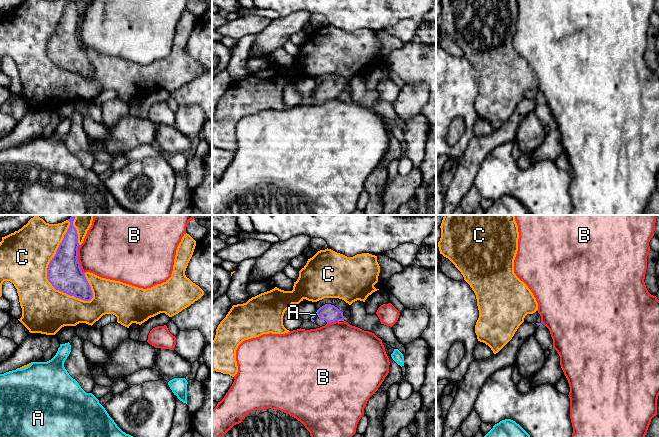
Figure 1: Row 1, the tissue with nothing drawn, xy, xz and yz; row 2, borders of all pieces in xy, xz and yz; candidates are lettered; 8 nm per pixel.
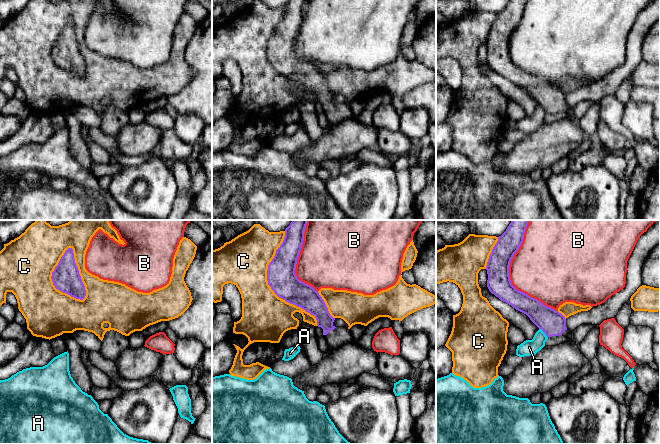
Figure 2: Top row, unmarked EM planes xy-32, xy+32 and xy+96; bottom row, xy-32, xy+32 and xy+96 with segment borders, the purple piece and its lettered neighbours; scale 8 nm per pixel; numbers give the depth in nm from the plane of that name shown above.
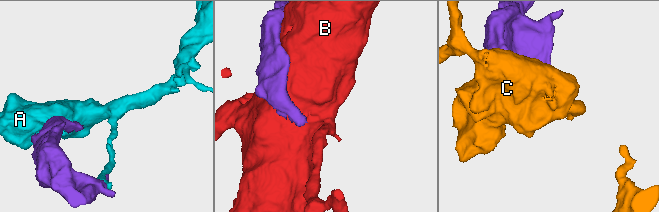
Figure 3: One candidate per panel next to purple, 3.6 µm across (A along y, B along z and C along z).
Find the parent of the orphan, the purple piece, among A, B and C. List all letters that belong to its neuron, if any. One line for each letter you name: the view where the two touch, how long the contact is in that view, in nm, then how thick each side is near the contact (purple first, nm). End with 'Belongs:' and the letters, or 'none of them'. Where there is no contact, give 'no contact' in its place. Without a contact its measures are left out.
Belongs: none of them

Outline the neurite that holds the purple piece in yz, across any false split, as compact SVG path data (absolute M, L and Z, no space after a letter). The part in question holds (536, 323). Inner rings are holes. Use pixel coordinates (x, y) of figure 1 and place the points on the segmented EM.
M523 322L512 339L496 354L478 360L474 358L463 379L458 383L457 394L444 418L442 437L453 437L474 409L475 401L485 381L497 370L514 366L522 344L534 335L541 323Z

